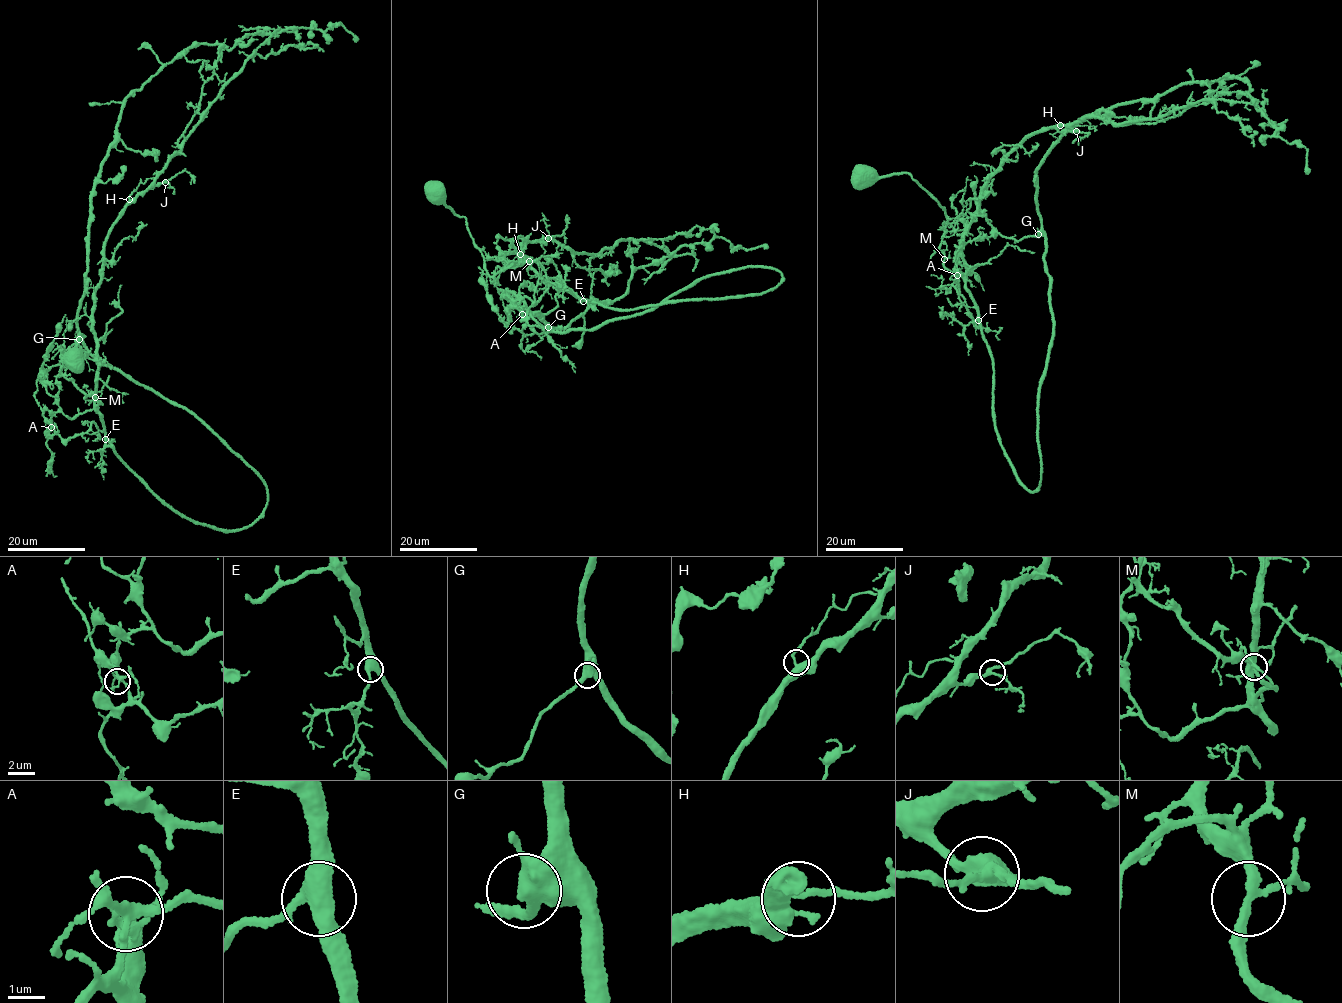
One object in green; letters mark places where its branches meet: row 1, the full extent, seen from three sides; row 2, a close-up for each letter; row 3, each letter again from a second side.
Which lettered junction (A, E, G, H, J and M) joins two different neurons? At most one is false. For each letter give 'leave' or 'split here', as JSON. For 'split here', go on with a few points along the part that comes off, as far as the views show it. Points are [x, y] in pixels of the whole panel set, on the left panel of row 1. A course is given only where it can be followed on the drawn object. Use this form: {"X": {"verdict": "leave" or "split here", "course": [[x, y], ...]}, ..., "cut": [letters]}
{"A": {"verdict": "leave"}, "E": {"verdict": "leave"}, "G": {"verdict": "leave"}, "H": {"verdict": "leave"}, "J": {"verdict": "leave"}, "M": {"verdict": "leave"}, "cut": []}

